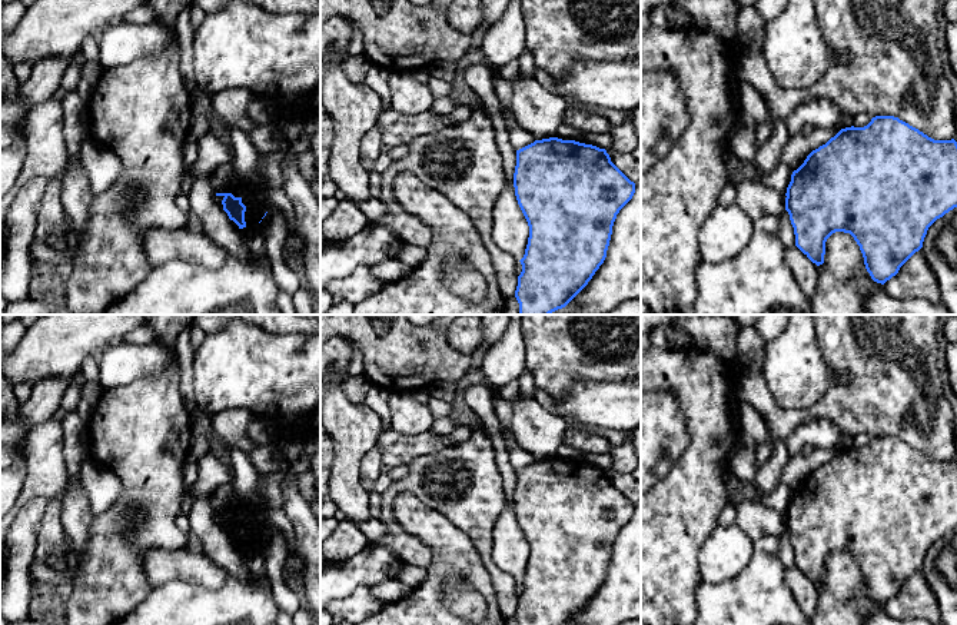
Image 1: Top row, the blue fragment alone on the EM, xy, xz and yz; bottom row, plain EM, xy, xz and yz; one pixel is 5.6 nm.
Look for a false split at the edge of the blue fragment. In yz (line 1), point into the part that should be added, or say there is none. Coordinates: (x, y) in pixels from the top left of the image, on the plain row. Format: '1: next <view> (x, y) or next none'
1: next none

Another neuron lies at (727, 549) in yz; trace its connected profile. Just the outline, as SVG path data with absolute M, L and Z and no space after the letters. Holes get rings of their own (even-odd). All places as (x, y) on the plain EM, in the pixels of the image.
M722 521L707 536L698 555L700 576L707 584L721 584L737 578L755 552L740 526Z

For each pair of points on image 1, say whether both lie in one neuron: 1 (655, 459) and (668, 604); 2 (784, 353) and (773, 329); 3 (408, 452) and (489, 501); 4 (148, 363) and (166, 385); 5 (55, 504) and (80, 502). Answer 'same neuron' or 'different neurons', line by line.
1: different neurons
2: different neurons
3: different neurons
4: different neurons
5: different neurons

